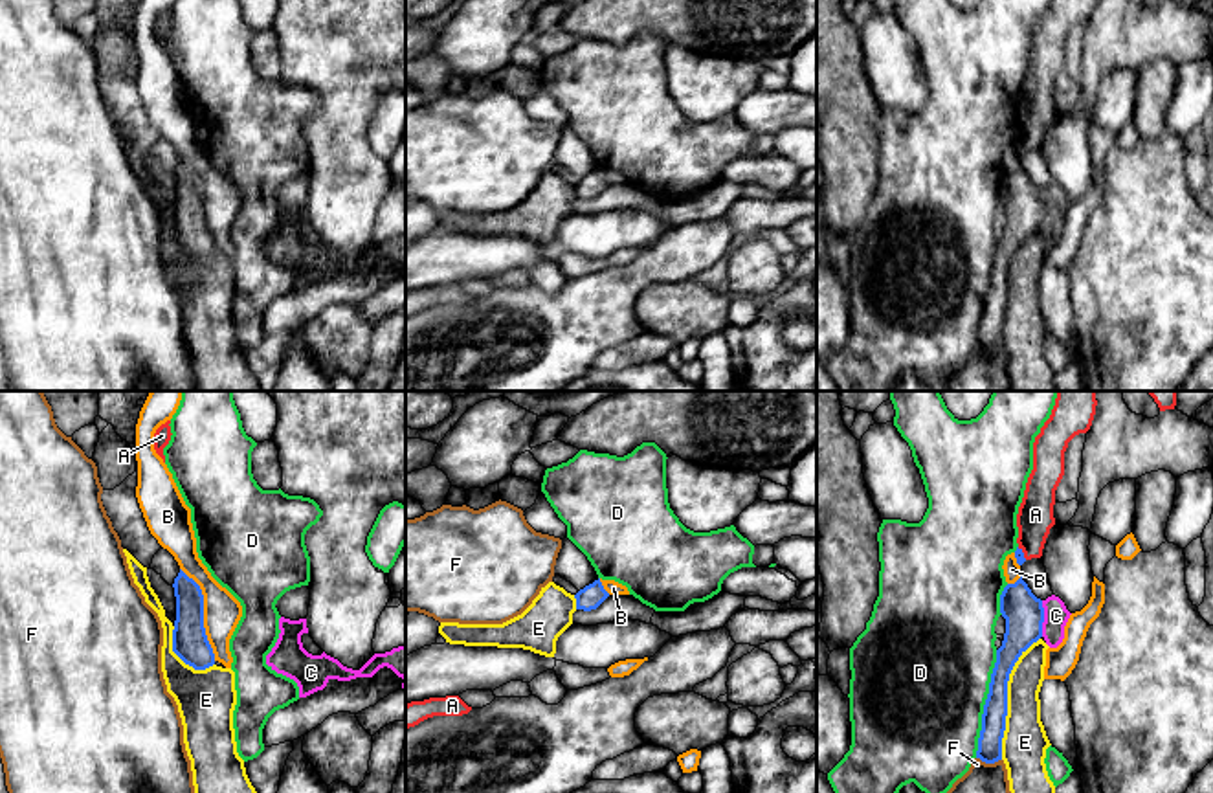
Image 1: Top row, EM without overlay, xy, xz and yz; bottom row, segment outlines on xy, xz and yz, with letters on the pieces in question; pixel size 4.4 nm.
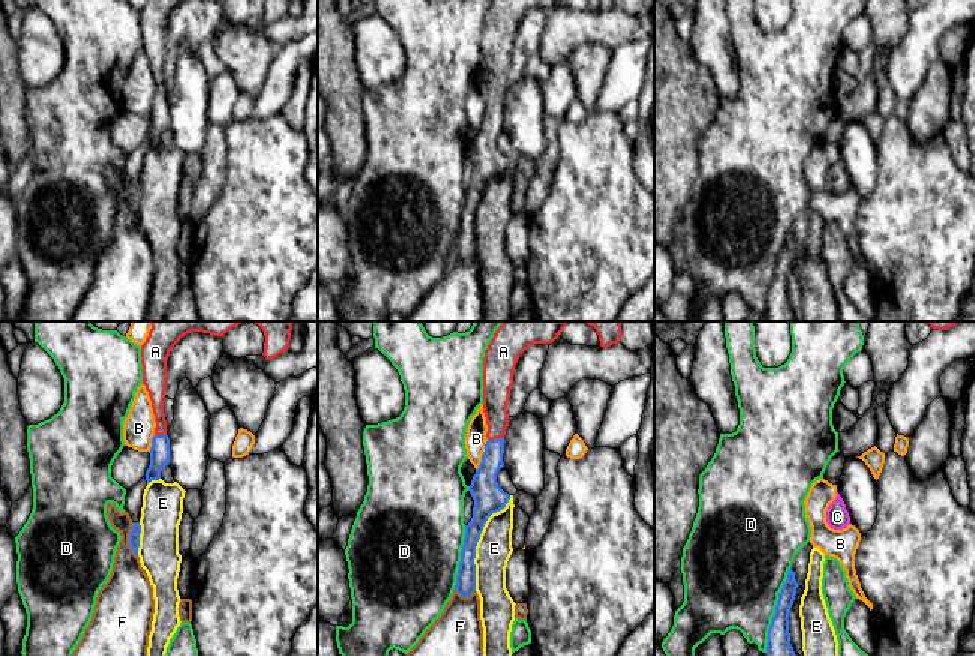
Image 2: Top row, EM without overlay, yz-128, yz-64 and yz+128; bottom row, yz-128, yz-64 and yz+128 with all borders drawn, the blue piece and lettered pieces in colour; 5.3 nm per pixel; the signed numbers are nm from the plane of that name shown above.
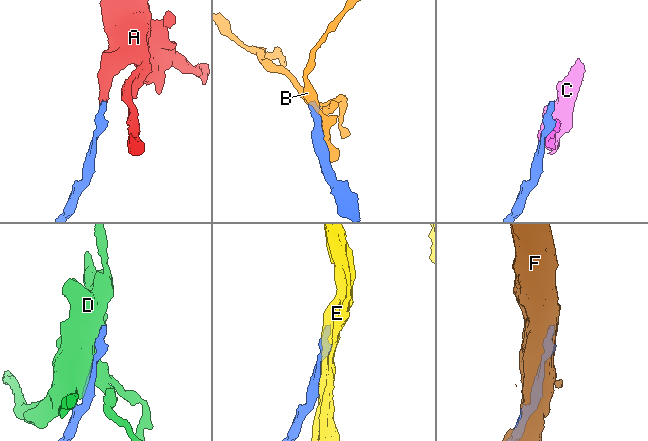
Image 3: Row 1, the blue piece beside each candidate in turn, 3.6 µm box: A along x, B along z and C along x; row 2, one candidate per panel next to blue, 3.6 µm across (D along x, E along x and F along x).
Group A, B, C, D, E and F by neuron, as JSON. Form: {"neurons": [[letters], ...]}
{"neurons": [["A"], ["B"], ["C"], ["D"], ["E"], ["F"]]}

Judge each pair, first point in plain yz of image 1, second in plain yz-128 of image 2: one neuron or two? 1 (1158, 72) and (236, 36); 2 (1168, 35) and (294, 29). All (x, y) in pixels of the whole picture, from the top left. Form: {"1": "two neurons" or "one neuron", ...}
{"1": "one neuron", "2": "one neuron"}

